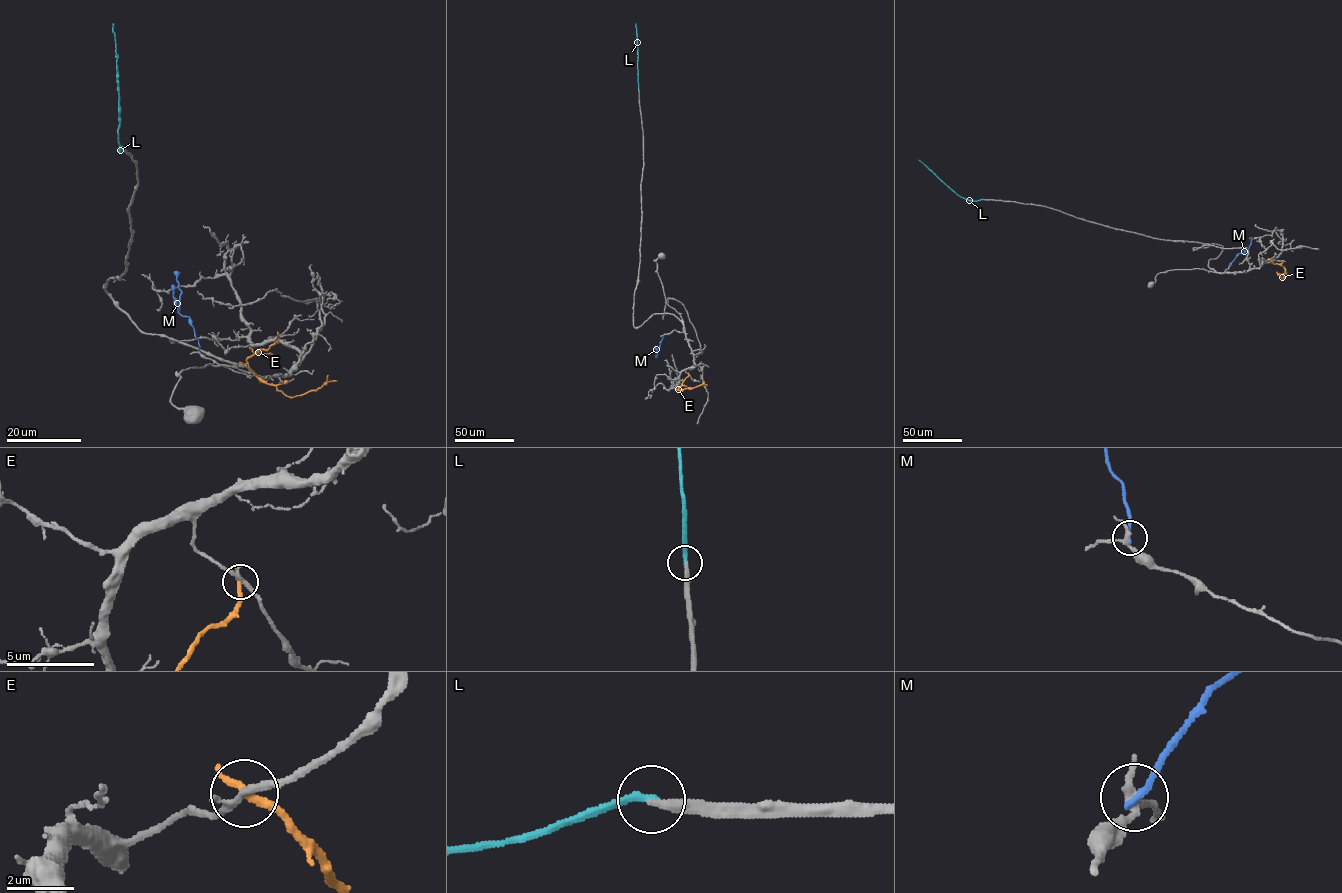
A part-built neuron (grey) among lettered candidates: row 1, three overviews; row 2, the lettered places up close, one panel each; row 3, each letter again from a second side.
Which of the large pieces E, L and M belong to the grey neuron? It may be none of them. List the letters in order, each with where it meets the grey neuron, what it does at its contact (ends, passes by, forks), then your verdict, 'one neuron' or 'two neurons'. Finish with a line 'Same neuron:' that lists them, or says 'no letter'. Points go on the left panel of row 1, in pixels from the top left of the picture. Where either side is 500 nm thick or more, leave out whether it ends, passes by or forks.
E: contact (278, 335); it ends; two neurons
L: contact (121, 147); it ends; two neurons
M: contact (199, 351); it ends; two neurons
Same neuron: no letter

